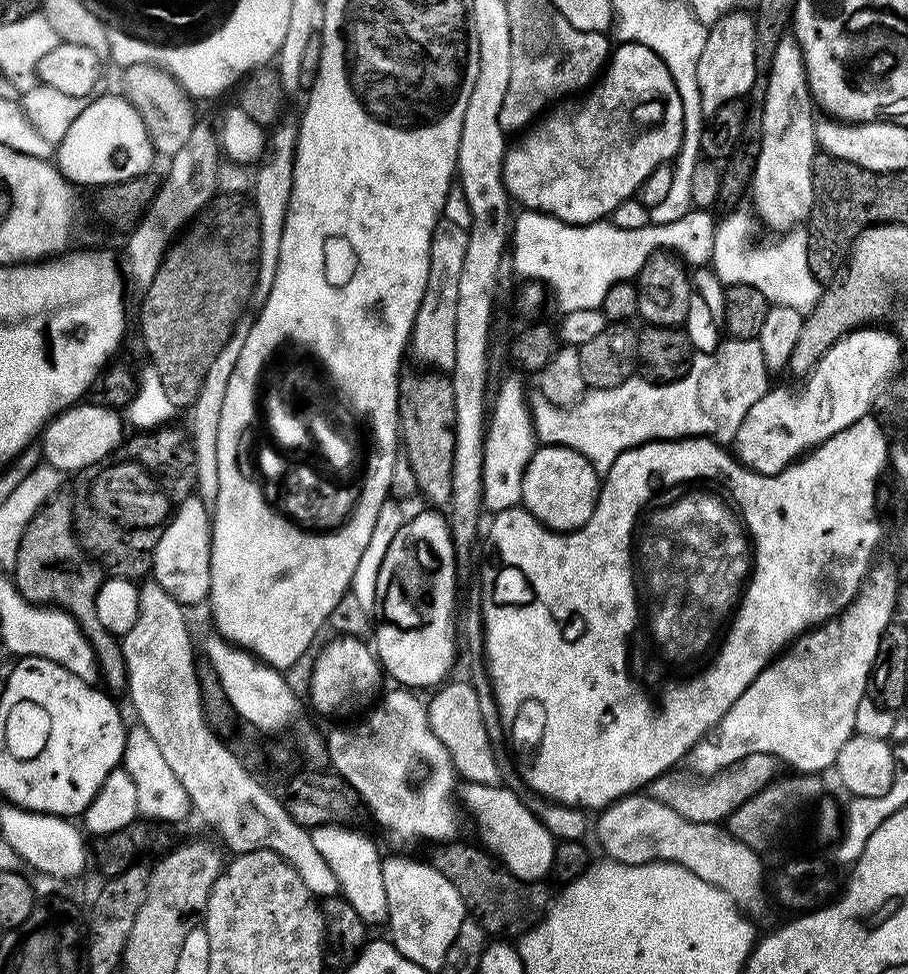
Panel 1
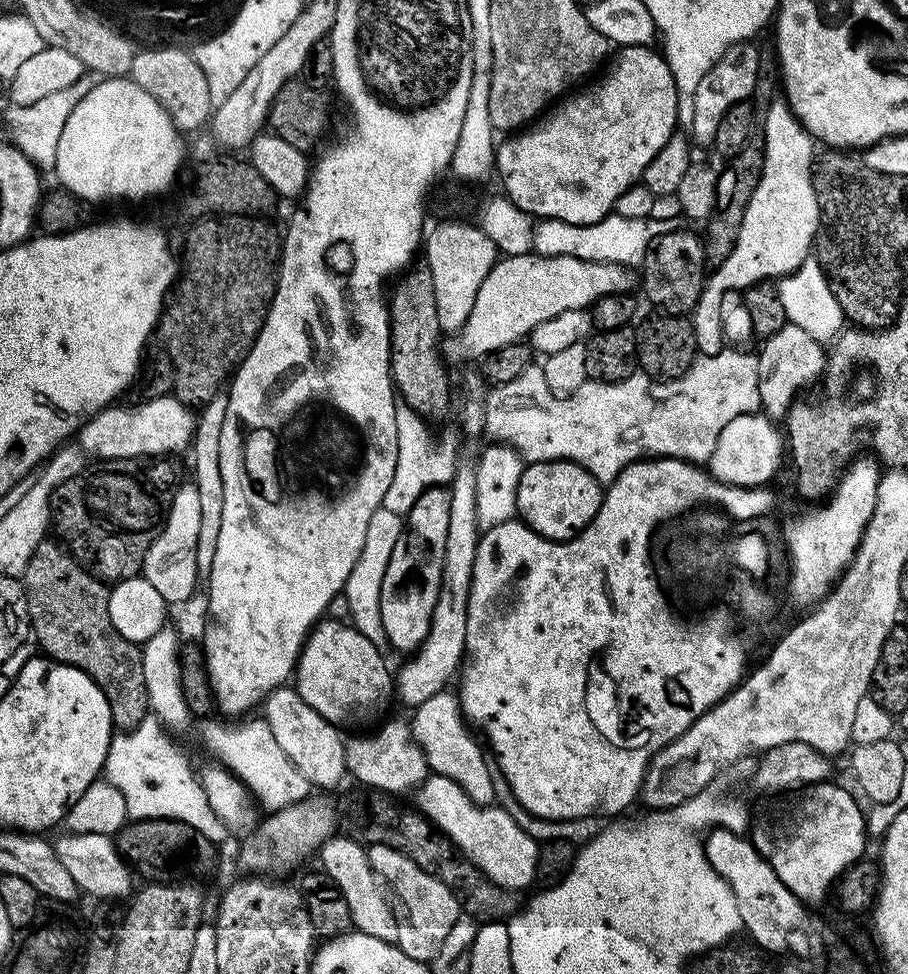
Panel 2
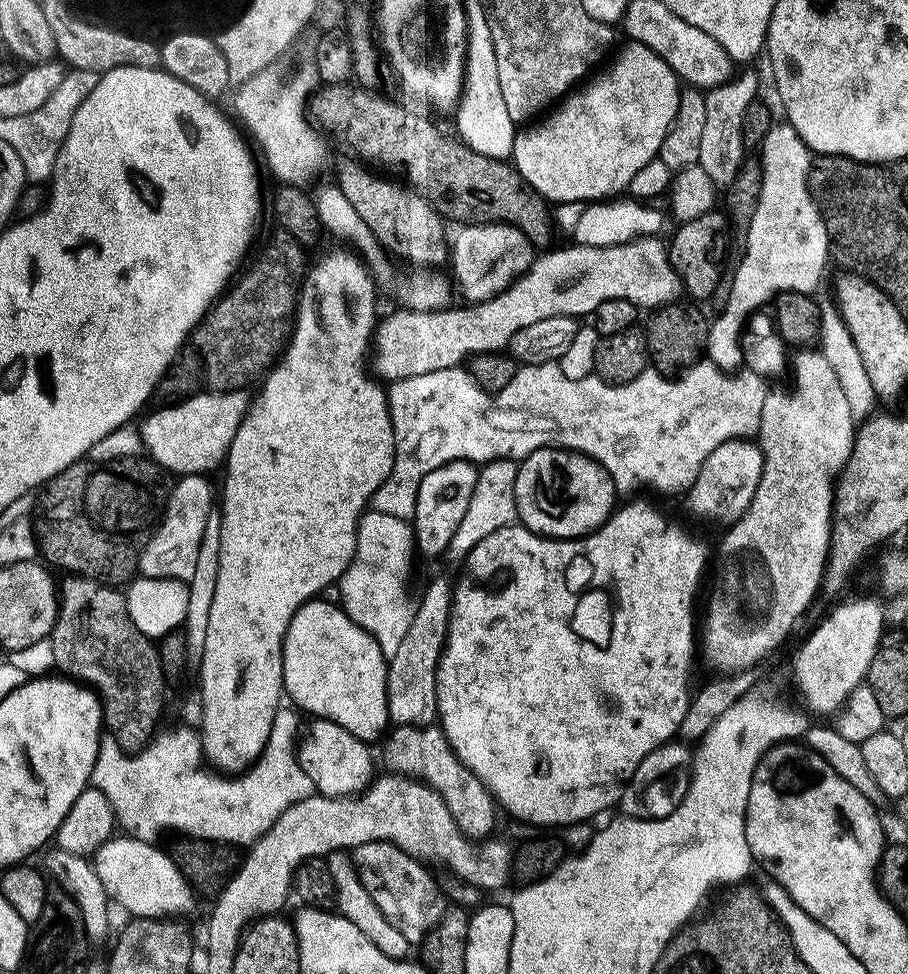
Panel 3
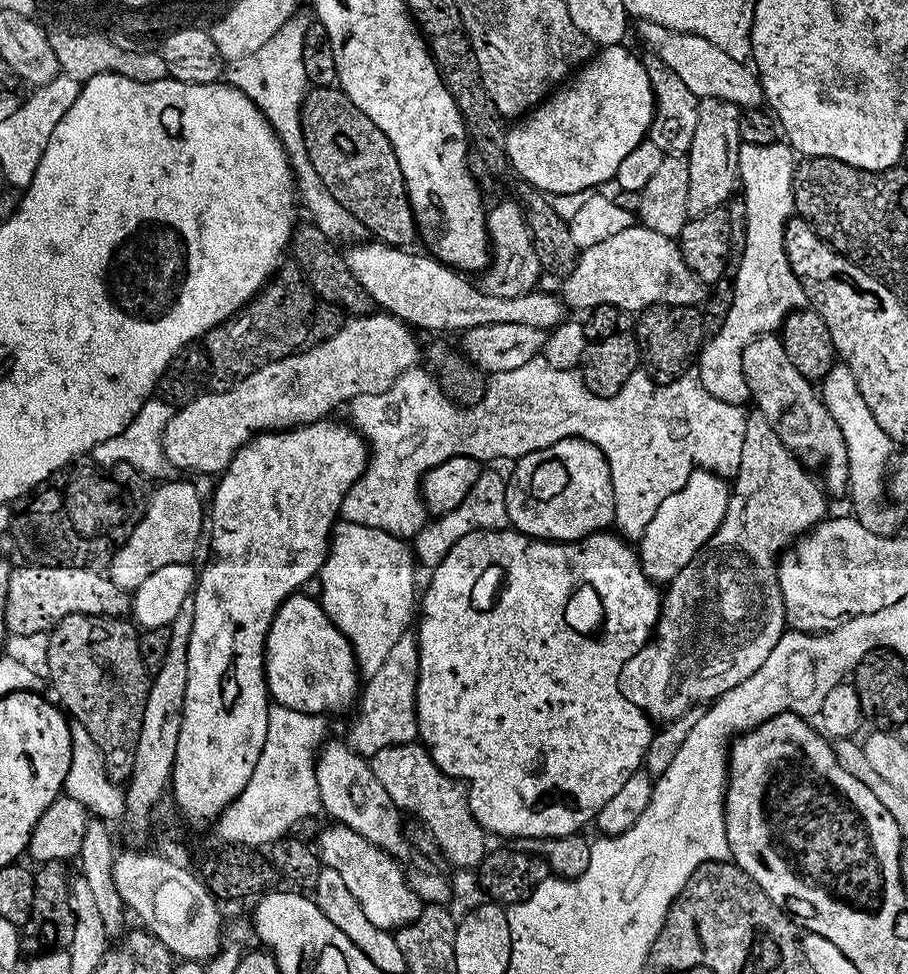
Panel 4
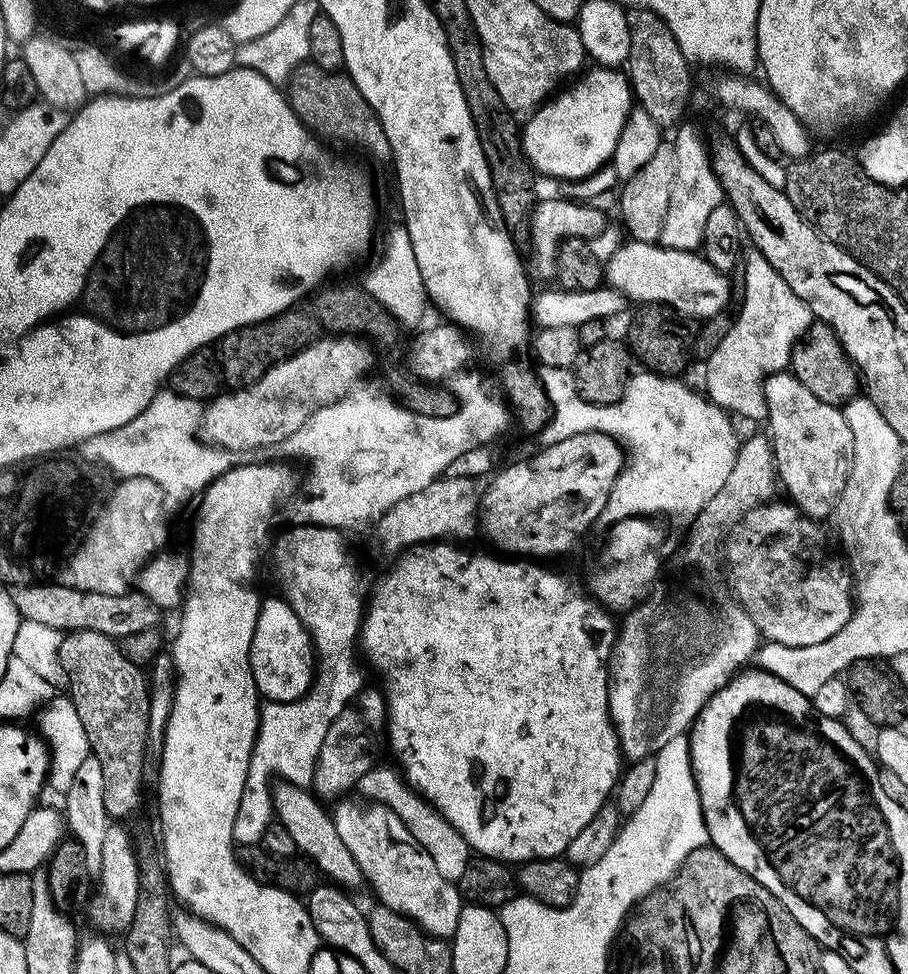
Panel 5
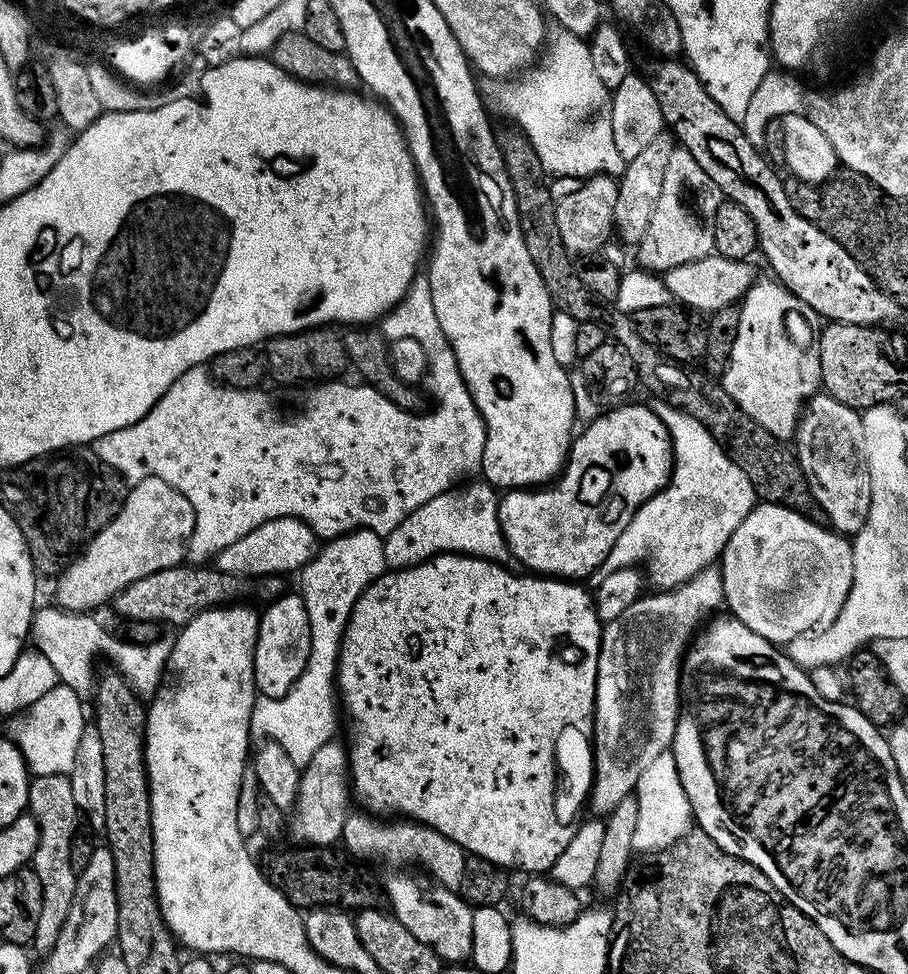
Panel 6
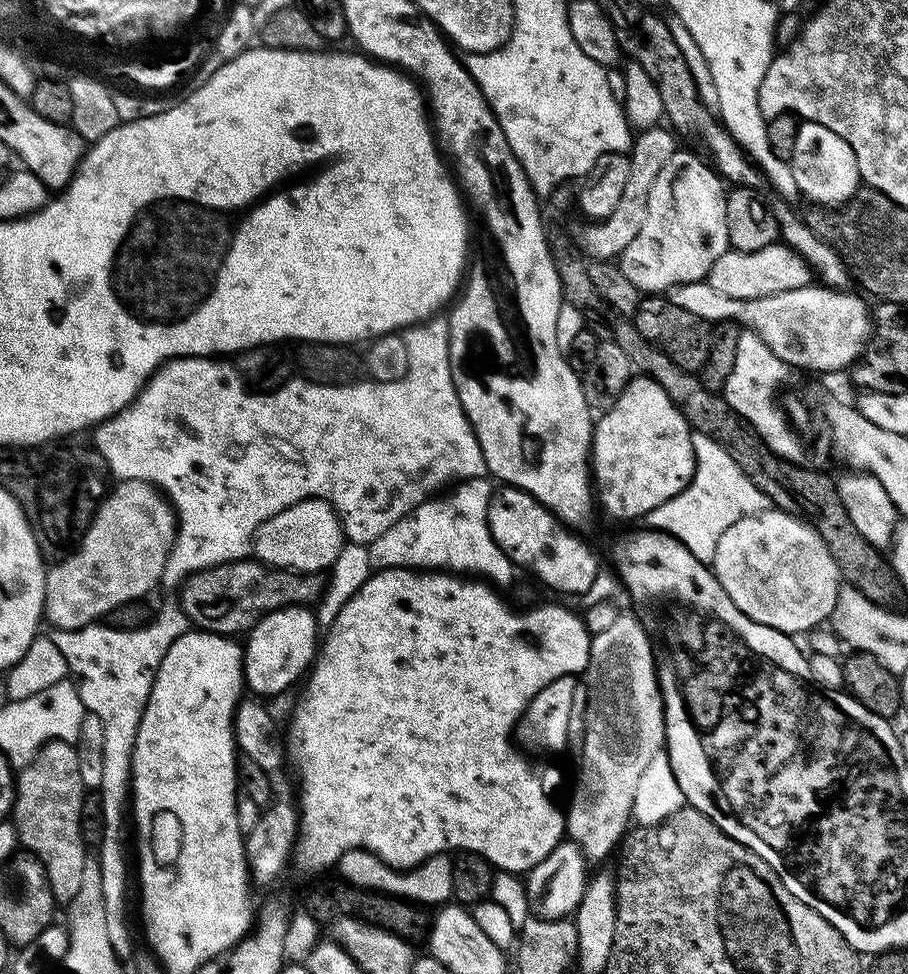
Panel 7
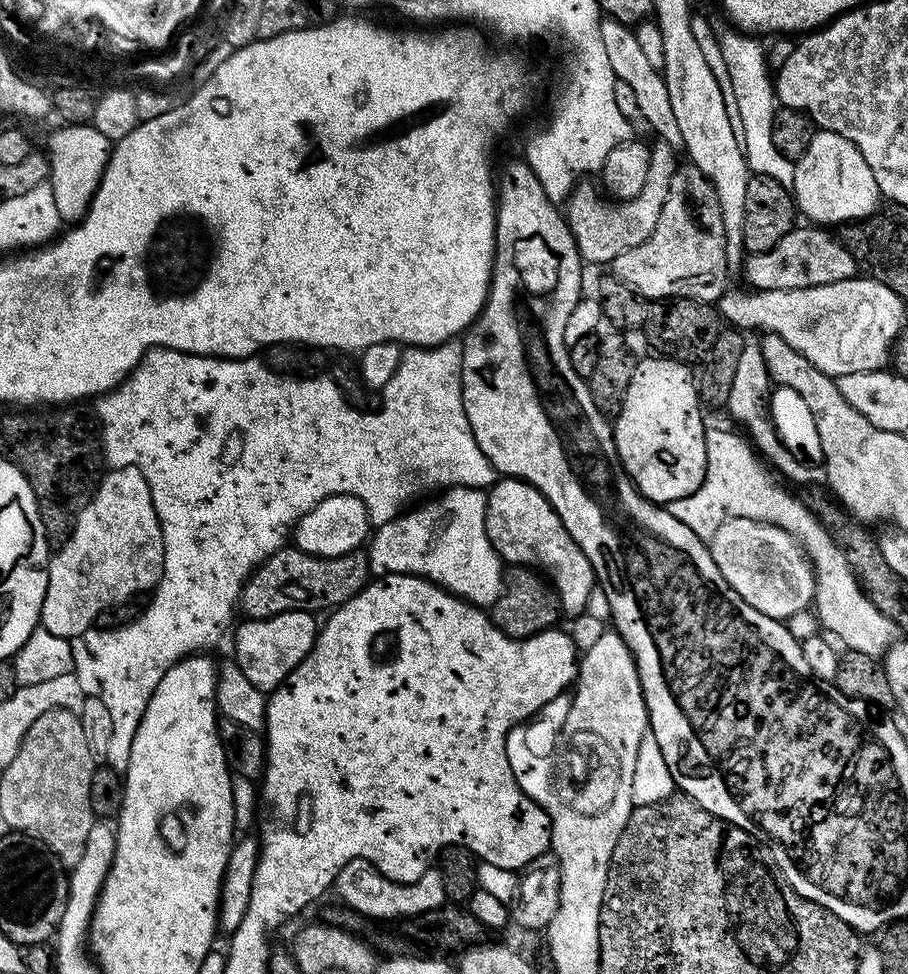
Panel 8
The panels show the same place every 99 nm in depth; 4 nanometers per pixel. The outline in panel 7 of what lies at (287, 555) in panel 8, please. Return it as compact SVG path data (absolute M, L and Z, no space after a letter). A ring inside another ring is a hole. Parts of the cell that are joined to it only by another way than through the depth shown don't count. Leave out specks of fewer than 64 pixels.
M245 558L189 576L179 589L178 604L197 629L236 638L239 632L251 632L263 616L274 610L315 605L324 595L325 587L325 577L315 572L268 567L255 558Z

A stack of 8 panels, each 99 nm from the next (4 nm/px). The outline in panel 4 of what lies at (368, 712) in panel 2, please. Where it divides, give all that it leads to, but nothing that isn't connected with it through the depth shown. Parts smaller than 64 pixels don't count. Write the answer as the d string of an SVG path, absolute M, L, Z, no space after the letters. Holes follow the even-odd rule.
M293 594L288 597L287 600L281 604L280 608L276 611L276 616L272 620L272 625L268 631L268 642L266 645L266 659L264 662L264 670L268 678L268 694L269 697L279 707L289 708L295 712L310 712L313 714L329 714L328 712L336 712L339 708L344 708L348 703L351 705L358 696L358 684L356 688L356 668L358 672L358 657L352 650L352 643L341 634L336 628L336 623L329 618L325 612L324 607L321 606L319 599L313 598L312 600L308 596L300 596L304 594Z

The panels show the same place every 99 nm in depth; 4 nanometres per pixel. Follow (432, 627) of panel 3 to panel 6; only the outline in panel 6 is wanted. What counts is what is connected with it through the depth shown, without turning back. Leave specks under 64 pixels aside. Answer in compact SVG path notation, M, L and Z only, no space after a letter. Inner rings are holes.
M333 738L331 740L326 741L322 746L318 746L318 751L314 753L314 758L310 758L310 762L308 764L303 765L300 770L300 781L298 782L298 790L300 791L298 795L296 795L296 803L290 812L290 832L293 832L294 835L297 836L297 841L307 842L312 846L332 846L343 837L344 834L344 823L346 822L346 818L350 815L350 808L348 808L348 796L350 797L350 773L348 771L348 753L346 751L345 745L342 743L341 745L338 742L339 739Z

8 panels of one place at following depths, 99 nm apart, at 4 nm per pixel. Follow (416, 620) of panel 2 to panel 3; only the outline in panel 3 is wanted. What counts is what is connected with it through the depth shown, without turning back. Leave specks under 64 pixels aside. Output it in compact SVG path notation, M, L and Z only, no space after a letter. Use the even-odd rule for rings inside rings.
M451 460L422 478L416 495L416 514L414 517L414 548L424 556L440 556L448 552L452 535L458 530L466 510L470 510L470 498L478 486L480 468L470 460Z

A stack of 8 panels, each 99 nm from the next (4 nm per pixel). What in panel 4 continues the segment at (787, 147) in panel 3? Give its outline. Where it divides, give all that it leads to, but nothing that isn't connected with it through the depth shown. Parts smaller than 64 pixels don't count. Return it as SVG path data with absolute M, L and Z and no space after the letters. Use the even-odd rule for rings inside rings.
M741 143L740 146L740 163L738 165L738 184L742 189L744 188L744 193L742 193L742 199L744 205L746 206L746 214L744 215L744 243L742 245L742 251L744 253L740 256L740 265L736 268L736 289L732 292L732 305L727 305L724 319L722 323L715 329L716 337L713 338L712 341L709 342L708 345L703 345L702 351L698 356L698 364L700 360L700 376L699 379L702 381L704 388L707 392L712 392L715 396L718 397L719 400L725 400L726 402L730 402L731 404L739 404L743 405L745 403L744 399L749 399L750 393L747 388L746 378L743 374L743 350L745 346L751 342L753 339L759 336L766 336L772 333L775 333L777 329L779 329L783 322L787 321L788 314L794 308L794 303L792 303L792 292L799 293L801 291L800 279L794 275L792 272L792 267L790 266L790 262L788 261L788 256L784 253L784 229L788 227L790 221L794 216L794 208L789 201L792 200L792 173L794 171L793 165L790 163L788 165L788 152L789 149L787 147L780 148L781 145L779 143L775 144L767 144L766 146L754 146L753 144Z

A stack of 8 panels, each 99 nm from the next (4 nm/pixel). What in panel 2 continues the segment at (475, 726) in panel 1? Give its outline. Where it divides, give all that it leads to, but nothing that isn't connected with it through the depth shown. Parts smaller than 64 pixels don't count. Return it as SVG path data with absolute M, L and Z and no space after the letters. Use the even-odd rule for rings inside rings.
M445 690L434 694L434 698L426 698L426 702L417 706L411 715L412 740L423 750L429 769L435 775L450 778L462 786L462 790L474 803L491 805L496 795L494 782L490 778L490 760L486 752L484 757L480 749L481 741L472 737L473 729L460 710L457 693Z

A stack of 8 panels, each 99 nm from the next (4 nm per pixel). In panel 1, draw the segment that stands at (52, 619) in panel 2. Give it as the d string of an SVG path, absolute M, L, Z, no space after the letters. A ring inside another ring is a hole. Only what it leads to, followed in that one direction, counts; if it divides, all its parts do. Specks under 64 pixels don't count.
M60 499L49 500L26 526L14 569L16 589L32 604L61 608L62 611L70 613L84 632L84 637L92 643L103 683L108 683L109 689L127 689L128 675L120 649L121 641L102 626L95 612L95 600L106 579L105 569L84 551L84 547L76 539L76 527L72 524L71 499Z

